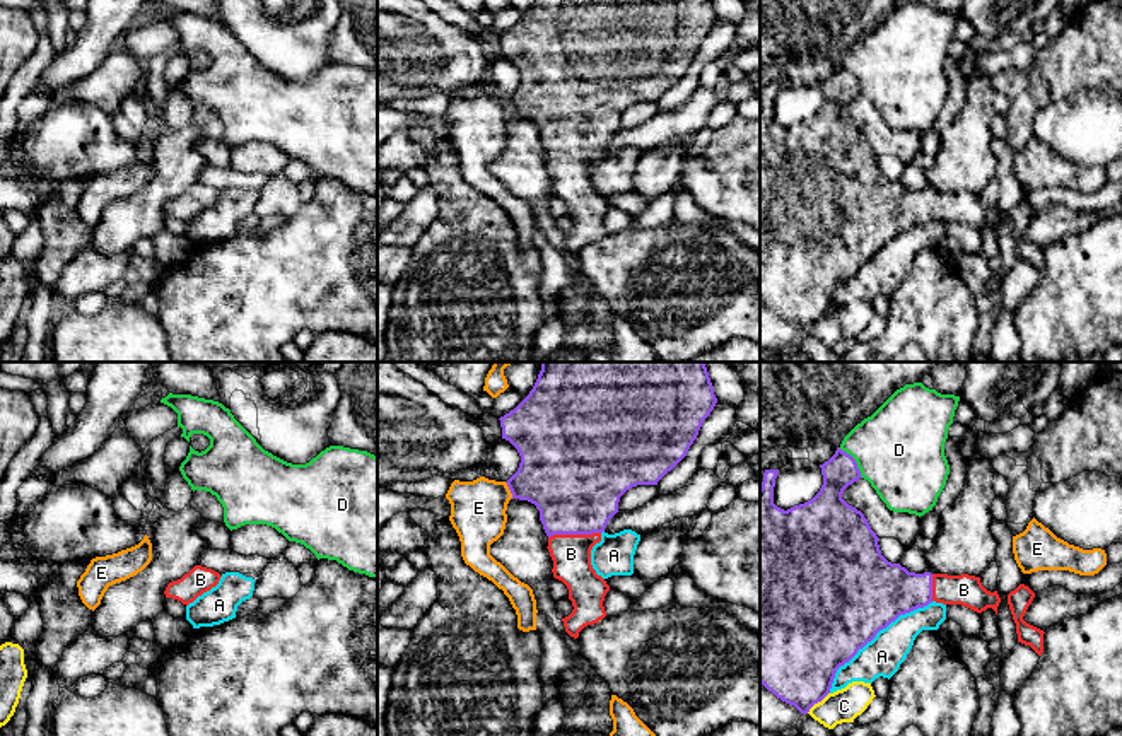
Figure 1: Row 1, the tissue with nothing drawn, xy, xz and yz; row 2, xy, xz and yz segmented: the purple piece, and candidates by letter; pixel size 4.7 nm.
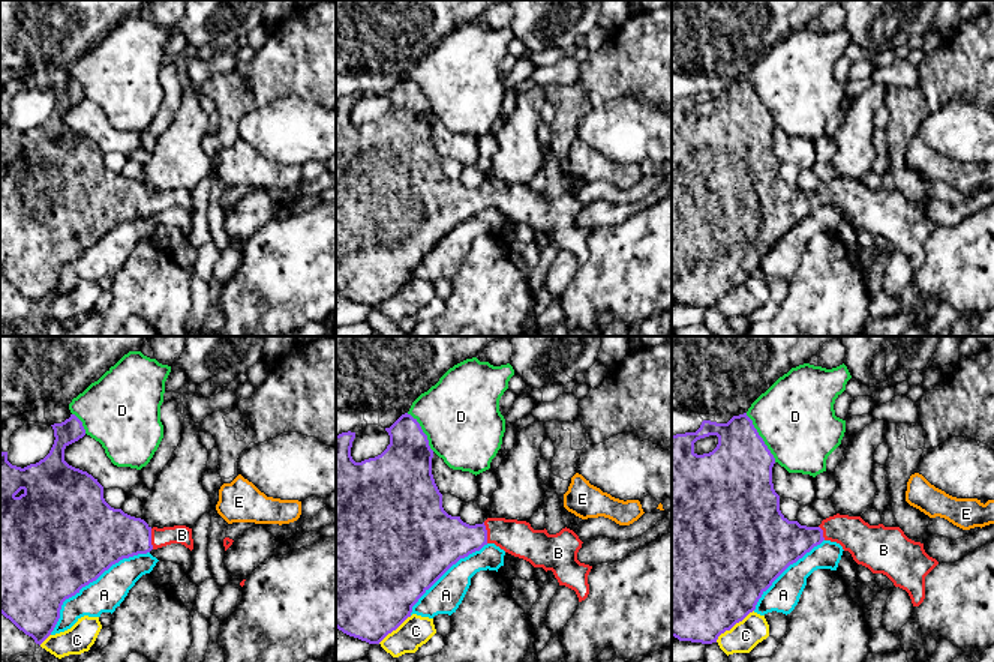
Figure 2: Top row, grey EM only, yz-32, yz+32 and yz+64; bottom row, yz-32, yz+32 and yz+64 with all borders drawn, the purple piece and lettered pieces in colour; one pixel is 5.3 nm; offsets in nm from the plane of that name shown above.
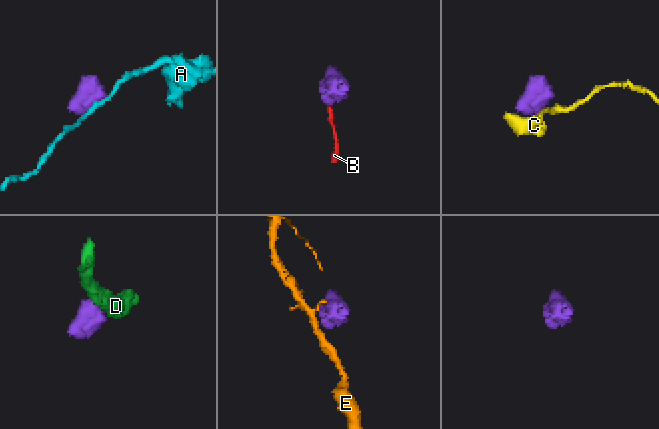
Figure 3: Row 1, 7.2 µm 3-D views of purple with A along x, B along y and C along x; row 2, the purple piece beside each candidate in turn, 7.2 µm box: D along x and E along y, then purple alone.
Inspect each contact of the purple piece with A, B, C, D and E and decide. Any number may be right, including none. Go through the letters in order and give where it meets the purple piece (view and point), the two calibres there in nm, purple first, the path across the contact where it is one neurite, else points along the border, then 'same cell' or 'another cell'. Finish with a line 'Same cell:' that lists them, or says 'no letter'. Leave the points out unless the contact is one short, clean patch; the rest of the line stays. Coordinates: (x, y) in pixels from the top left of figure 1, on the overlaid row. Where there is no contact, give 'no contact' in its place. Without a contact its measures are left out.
A: meets purple in yz at (873, 637); 500 nm thick on the purple side, 180 nm on the other; another cell
B: meets purple in xz at (574, 533); 440 nm thick on the purple side, 190 nm on the other; runs through xz (576, 480), (574, 533), (571, 554); same cell
C: meets purple in yz at (817, 702); 420 nm thick on the purple side, 160 nm on the other; another cell
D: meets purple in yz at (854, 461); 160 nm thick on the purple side, 420 nm on the other; another cell
E: meets purple in xz at (509, 489); 380 nm thick on the purple side, 260 nm on the other; another cell
Same cell: B

